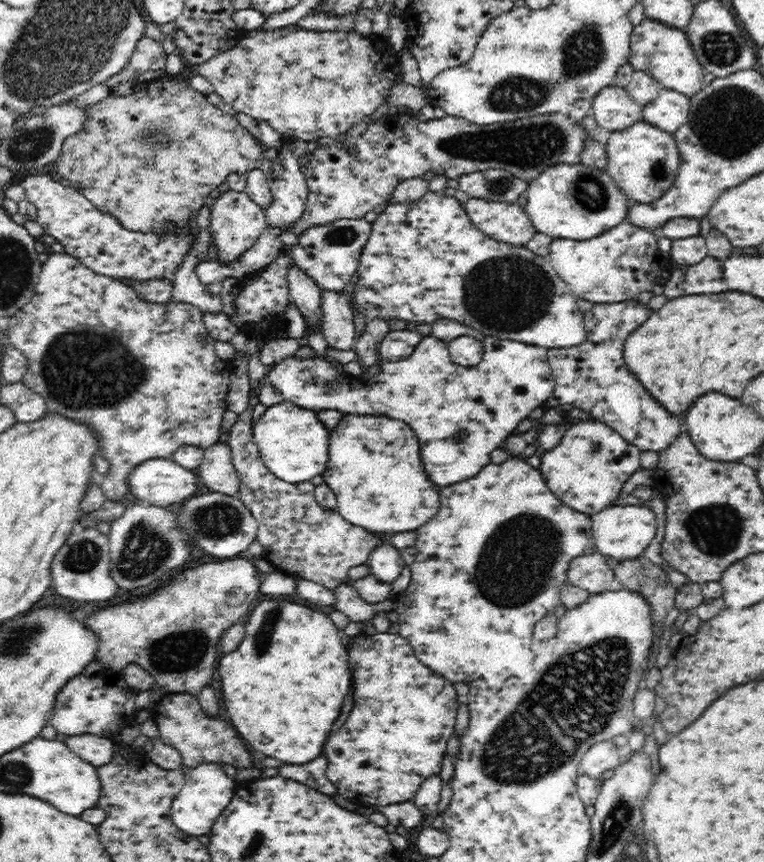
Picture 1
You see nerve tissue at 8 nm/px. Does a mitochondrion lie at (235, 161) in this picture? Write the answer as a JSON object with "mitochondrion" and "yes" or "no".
{"mitochondrion":"no"}

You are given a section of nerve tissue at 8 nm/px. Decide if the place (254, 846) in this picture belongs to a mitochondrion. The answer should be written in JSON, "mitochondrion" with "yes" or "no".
{"mitochondrion":"yes"}

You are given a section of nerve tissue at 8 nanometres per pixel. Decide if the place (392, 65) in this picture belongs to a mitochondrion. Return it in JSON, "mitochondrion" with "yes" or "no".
{"mitochondrion":"no"}

